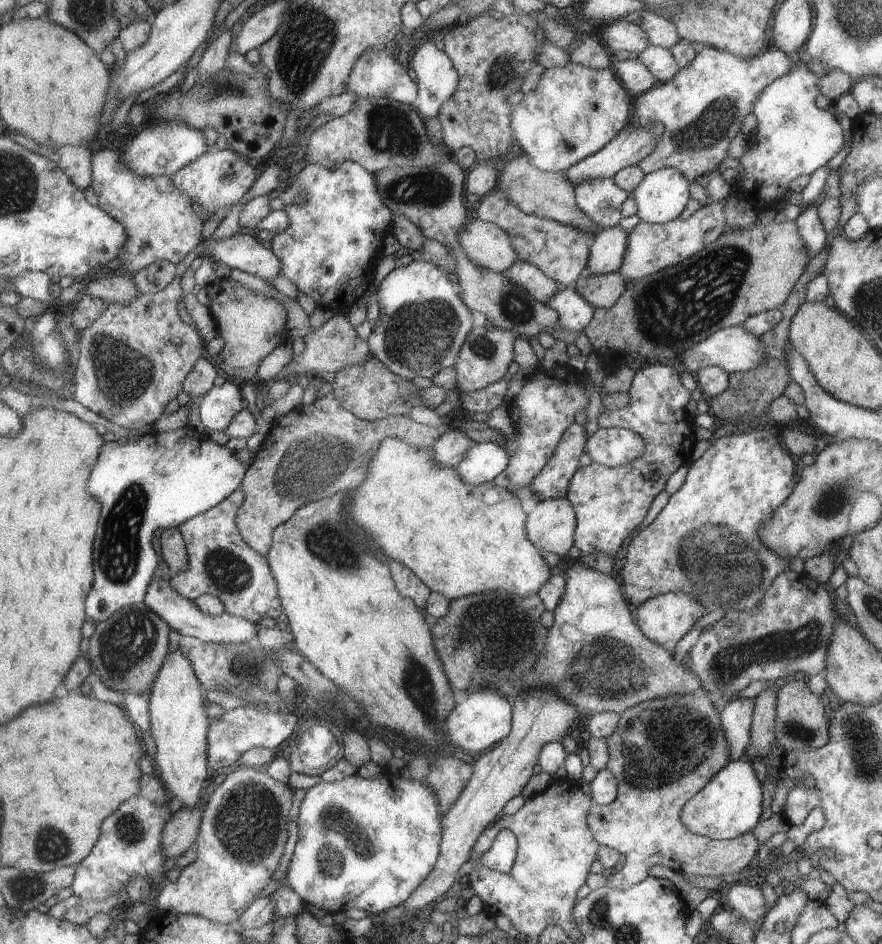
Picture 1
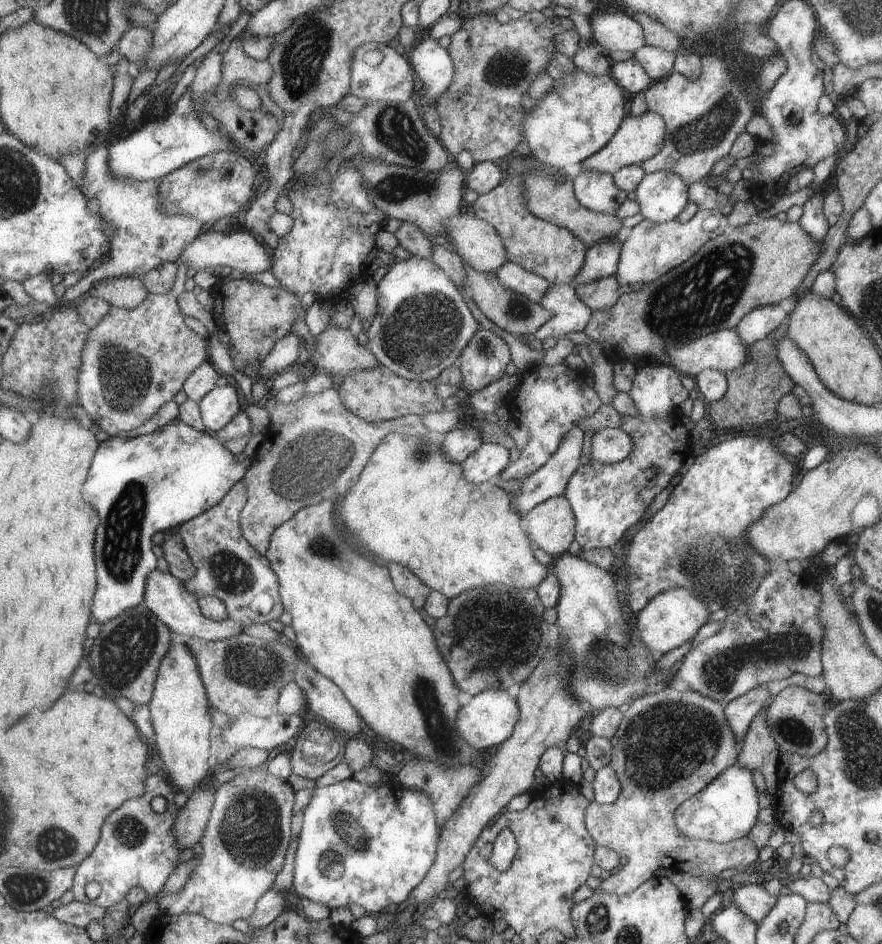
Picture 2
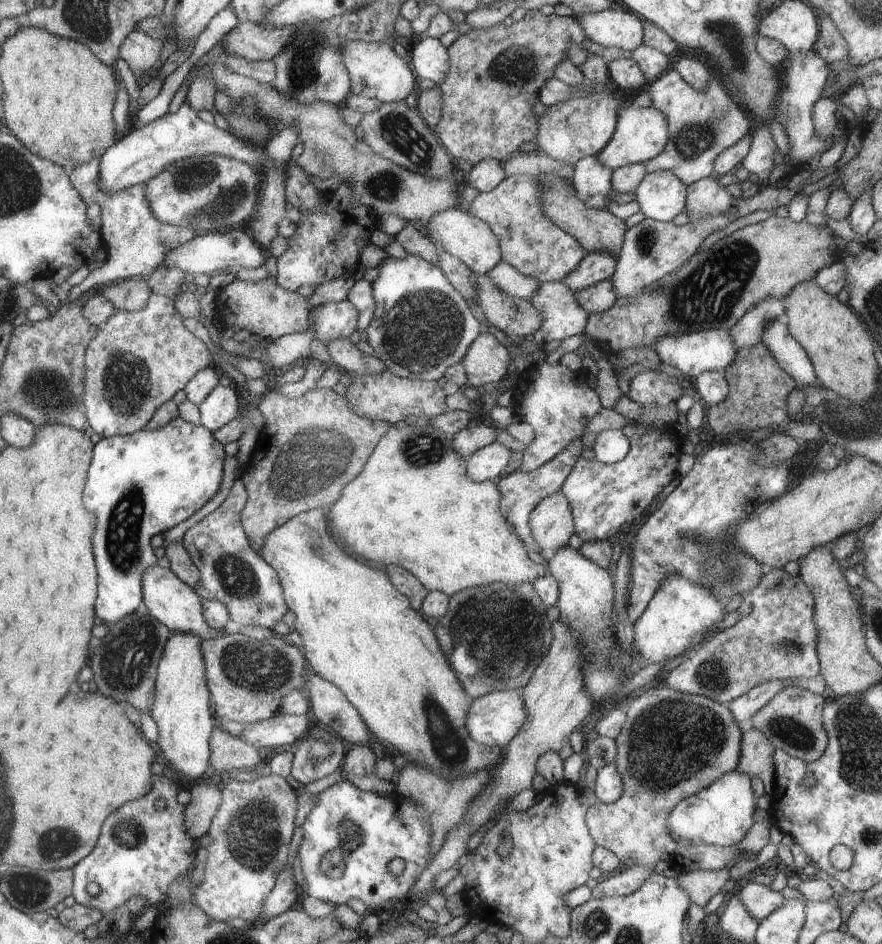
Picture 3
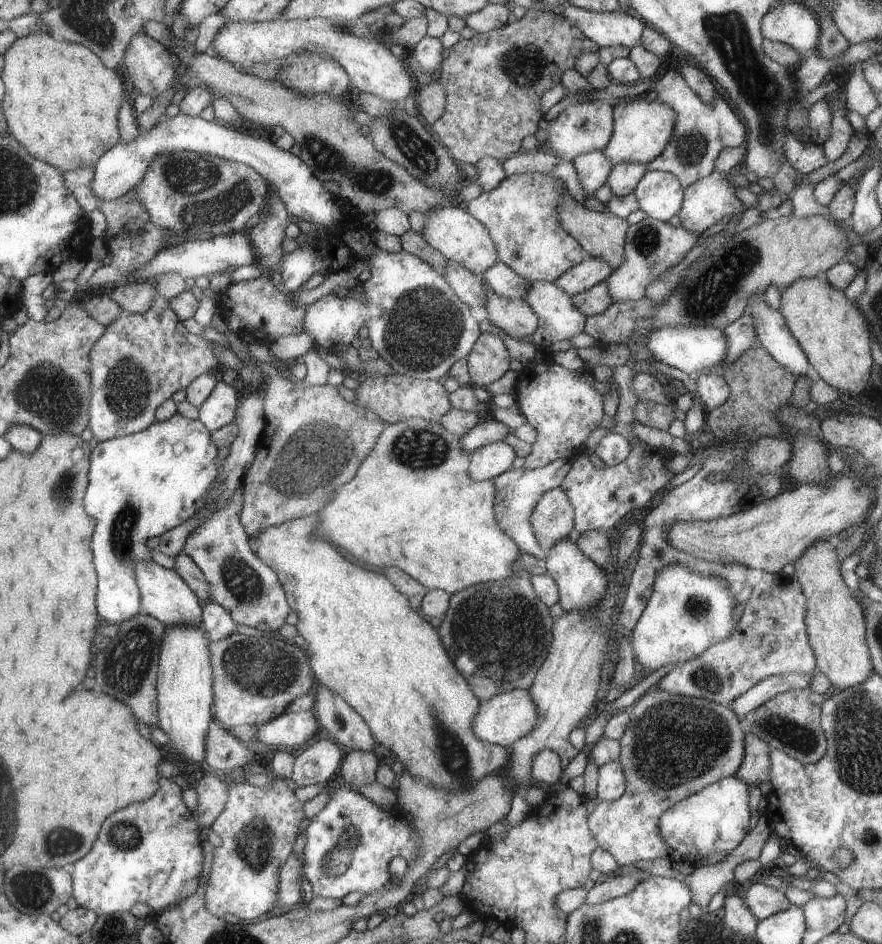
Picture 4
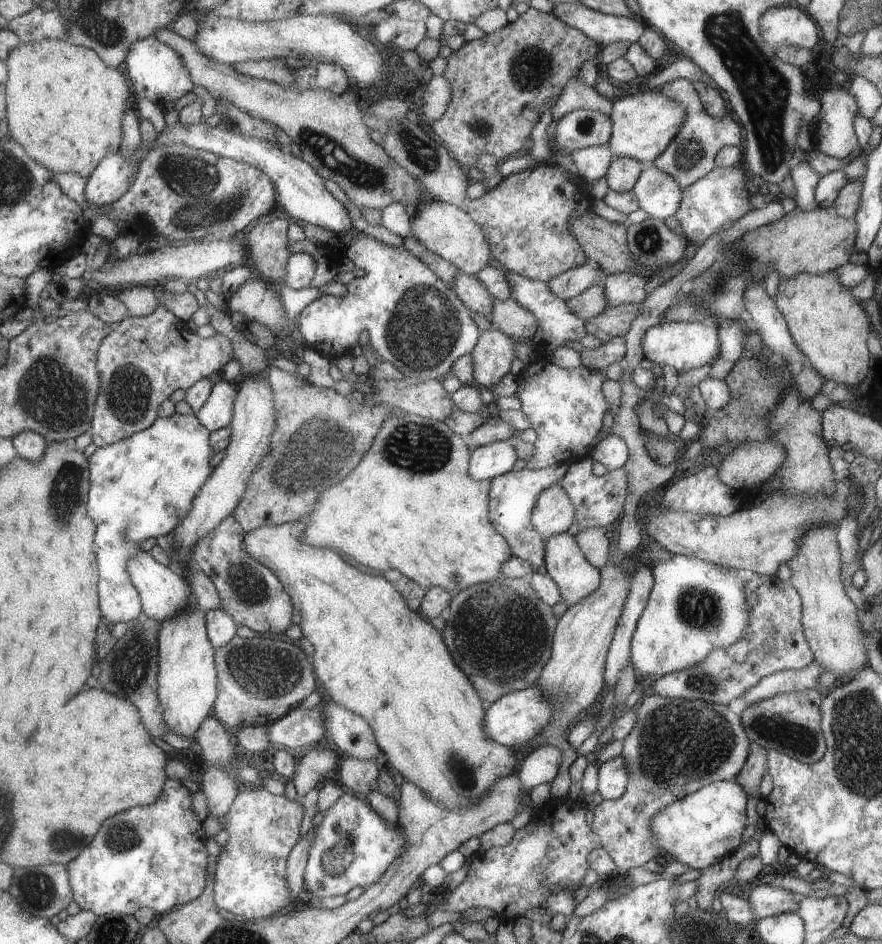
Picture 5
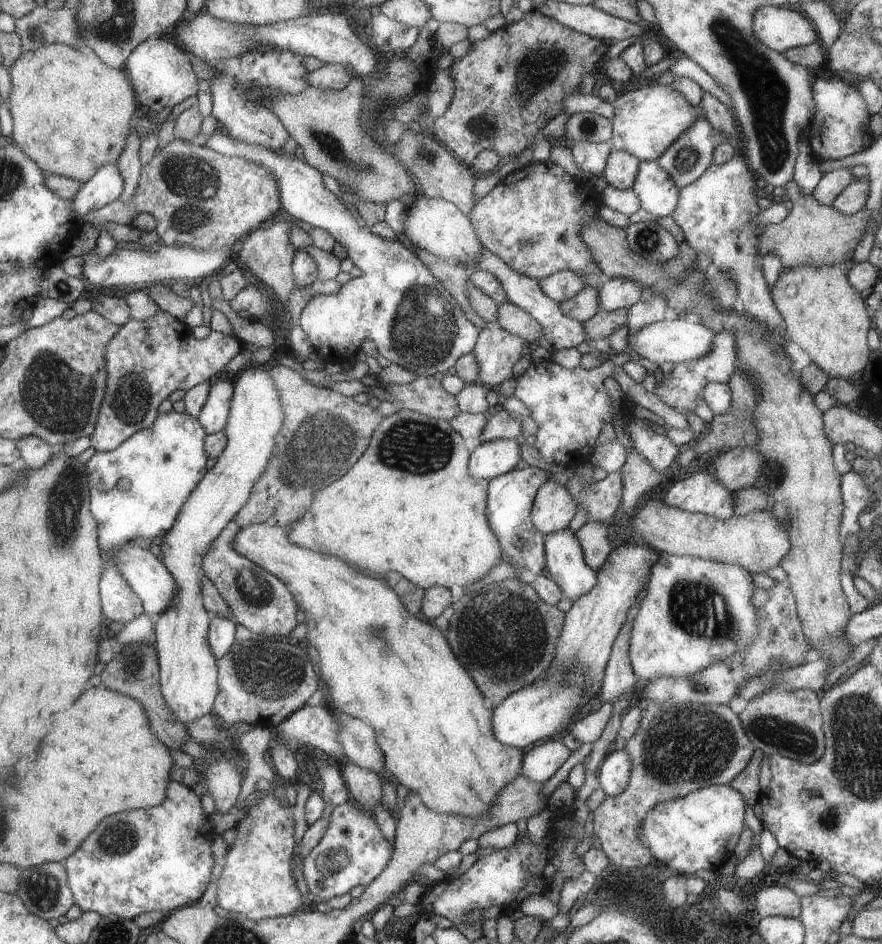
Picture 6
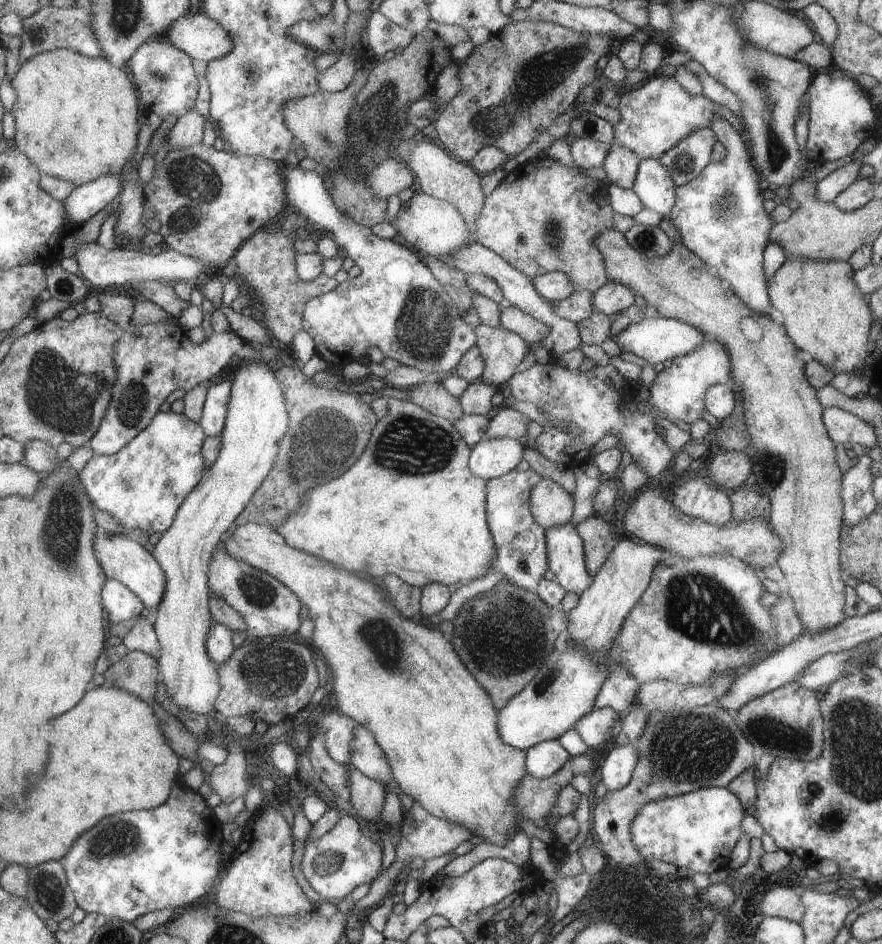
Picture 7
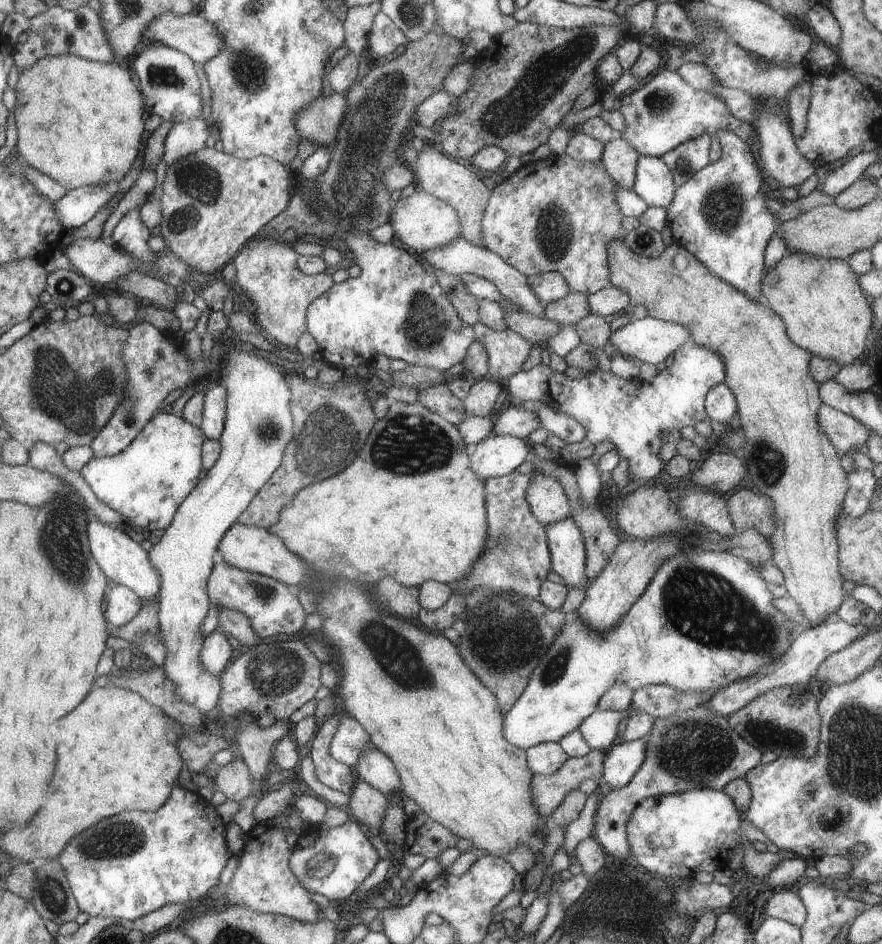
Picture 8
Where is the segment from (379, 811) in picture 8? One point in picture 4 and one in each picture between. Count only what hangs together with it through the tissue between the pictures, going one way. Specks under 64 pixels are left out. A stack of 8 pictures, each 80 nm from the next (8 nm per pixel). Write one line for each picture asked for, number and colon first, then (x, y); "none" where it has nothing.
4: (357, 767)
5: (361, 776)
6: (365, 786)
7: (368, 796)

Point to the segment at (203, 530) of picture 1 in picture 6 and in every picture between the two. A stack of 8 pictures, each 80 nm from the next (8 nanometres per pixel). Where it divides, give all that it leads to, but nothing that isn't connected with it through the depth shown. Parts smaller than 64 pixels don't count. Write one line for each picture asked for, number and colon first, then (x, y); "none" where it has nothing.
2: (228, 567)
3: (231, 571)
4: (239, 580)
5: (253, 595)
6: (259, 600)

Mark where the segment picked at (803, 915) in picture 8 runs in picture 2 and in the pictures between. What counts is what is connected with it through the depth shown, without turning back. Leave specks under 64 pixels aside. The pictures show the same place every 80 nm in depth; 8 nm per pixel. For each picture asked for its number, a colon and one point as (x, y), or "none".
2: (754, 901)
3: (760, 901)
4: (763, 901)
5: (766, 901)
6: (775, 901)
7: (783, 902)

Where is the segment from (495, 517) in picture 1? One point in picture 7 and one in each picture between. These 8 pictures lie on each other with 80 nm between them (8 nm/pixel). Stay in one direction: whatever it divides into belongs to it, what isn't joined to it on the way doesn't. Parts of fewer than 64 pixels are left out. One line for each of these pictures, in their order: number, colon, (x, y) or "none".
2: (412, 505)
3: (414, 506)
4: (412, 505)
5: (410, 504)
6: (424, 515)
7: (411, 506)

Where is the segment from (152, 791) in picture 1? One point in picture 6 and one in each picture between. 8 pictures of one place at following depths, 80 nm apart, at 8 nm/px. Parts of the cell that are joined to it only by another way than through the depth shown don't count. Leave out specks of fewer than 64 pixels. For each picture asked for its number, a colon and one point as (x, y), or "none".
2: (137, 847)
3: (144, 847)
4: (150, 853)
5: (154, 856)
6: (157, 859)

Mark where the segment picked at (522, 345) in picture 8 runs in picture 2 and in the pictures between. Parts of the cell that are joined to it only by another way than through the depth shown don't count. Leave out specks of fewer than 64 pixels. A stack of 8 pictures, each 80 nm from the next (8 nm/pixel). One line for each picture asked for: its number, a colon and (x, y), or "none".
2: (484, 361)
3: (487, 360)
4: (488, 361)
5: (492, 357)
6: (497, 350)
7: (502, 350)

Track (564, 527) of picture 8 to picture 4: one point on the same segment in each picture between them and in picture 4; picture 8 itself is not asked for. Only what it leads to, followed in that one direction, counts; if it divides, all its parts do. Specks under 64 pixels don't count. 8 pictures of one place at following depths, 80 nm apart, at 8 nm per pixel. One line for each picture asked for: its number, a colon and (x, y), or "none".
4: (581, 584)
5: (576, 577)
6: (565, 559)
7: (566, 548)

